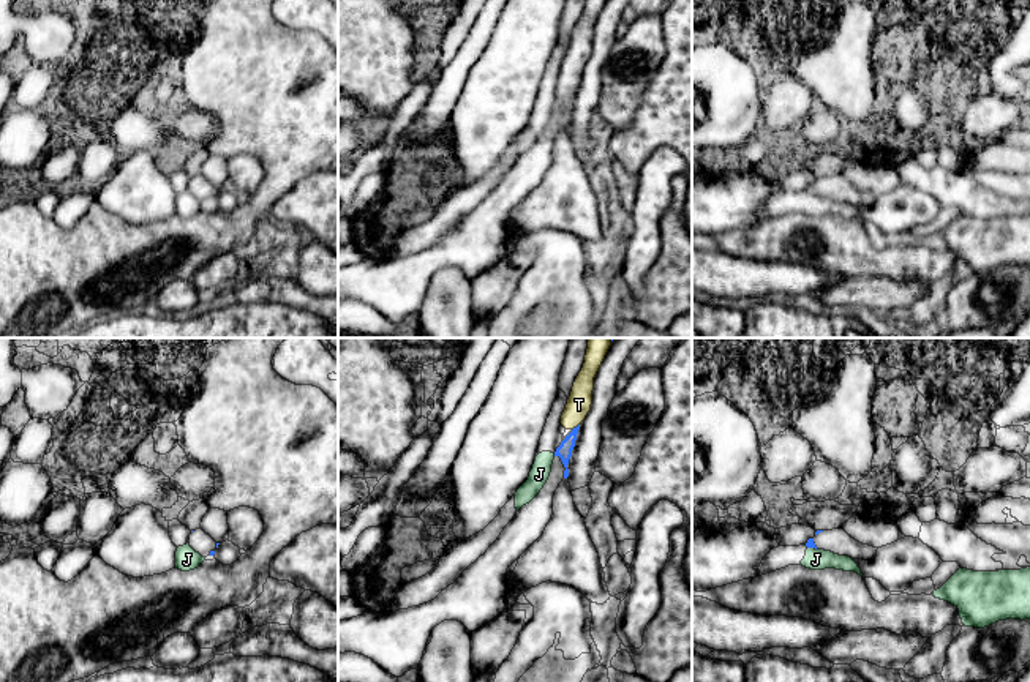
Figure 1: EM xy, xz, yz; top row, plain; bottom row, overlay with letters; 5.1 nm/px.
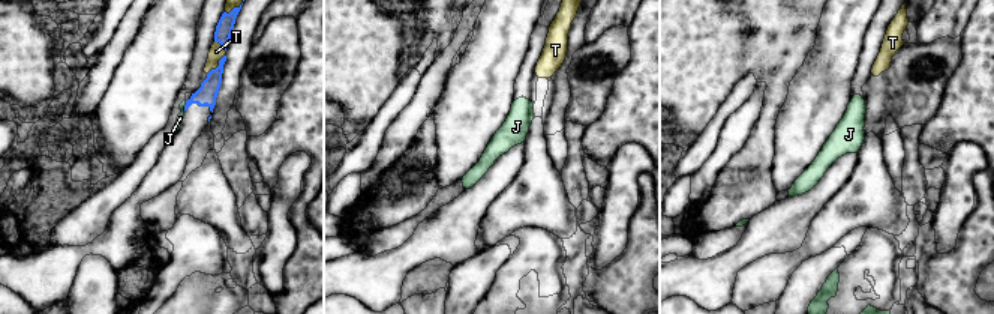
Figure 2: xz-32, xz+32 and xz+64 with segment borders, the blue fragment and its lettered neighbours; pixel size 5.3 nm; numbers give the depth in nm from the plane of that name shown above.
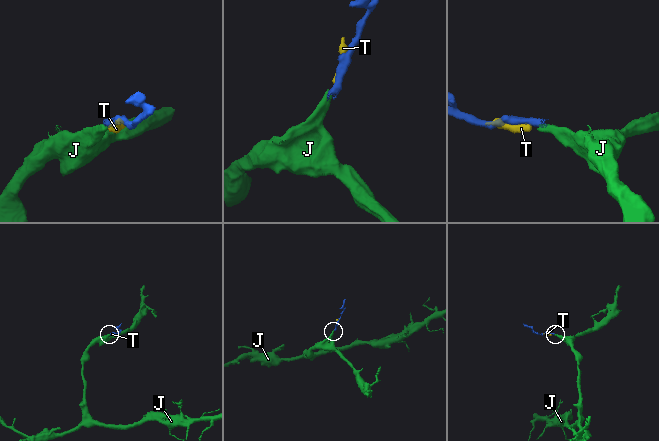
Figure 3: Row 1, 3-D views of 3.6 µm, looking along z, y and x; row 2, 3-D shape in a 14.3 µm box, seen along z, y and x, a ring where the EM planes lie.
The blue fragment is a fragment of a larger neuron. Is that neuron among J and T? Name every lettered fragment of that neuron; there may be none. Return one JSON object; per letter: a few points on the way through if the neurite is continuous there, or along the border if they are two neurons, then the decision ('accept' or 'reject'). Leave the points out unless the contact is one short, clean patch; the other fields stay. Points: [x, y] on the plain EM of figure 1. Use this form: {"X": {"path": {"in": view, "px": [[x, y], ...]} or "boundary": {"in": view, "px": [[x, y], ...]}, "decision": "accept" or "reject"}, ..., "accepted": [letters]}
{"J": {"boundary": {"in": "yz", "px": [[808, 193], [815, 196]]}, "decision": "reject"}, "T": {"decision": "reject"}, "accepted": []}

